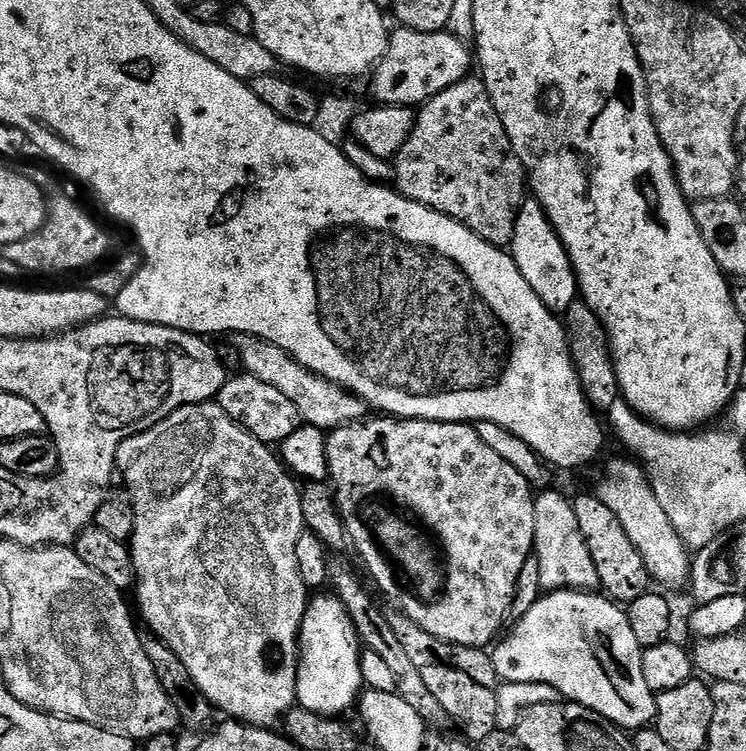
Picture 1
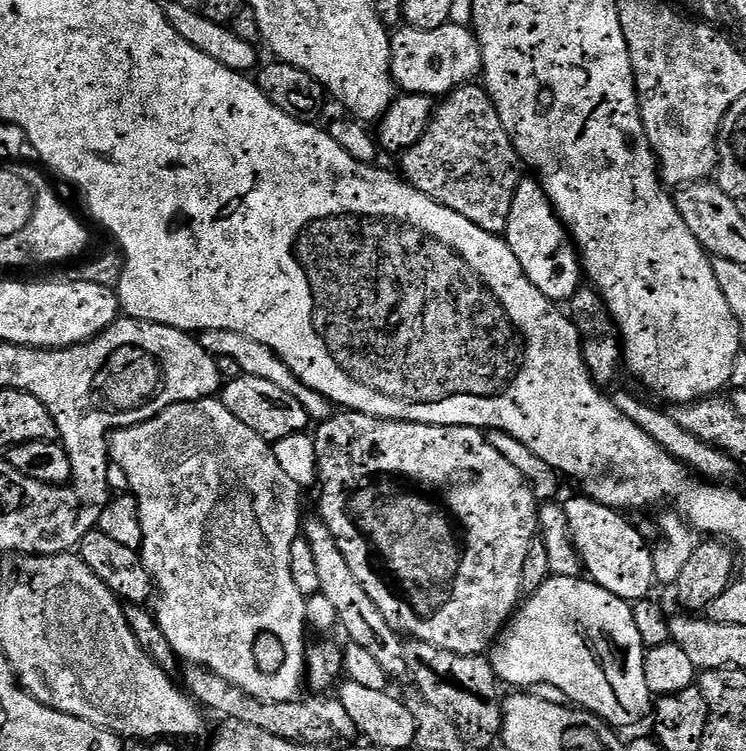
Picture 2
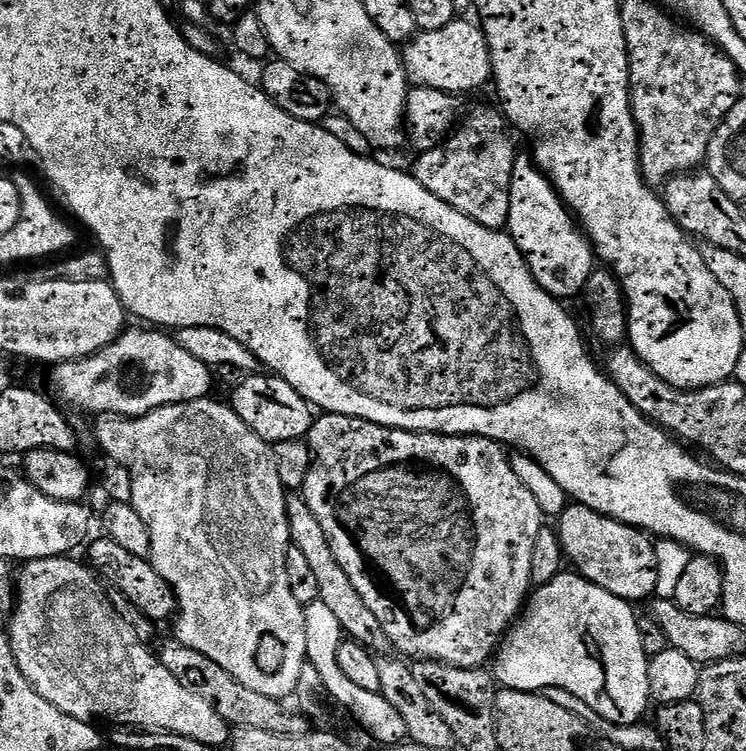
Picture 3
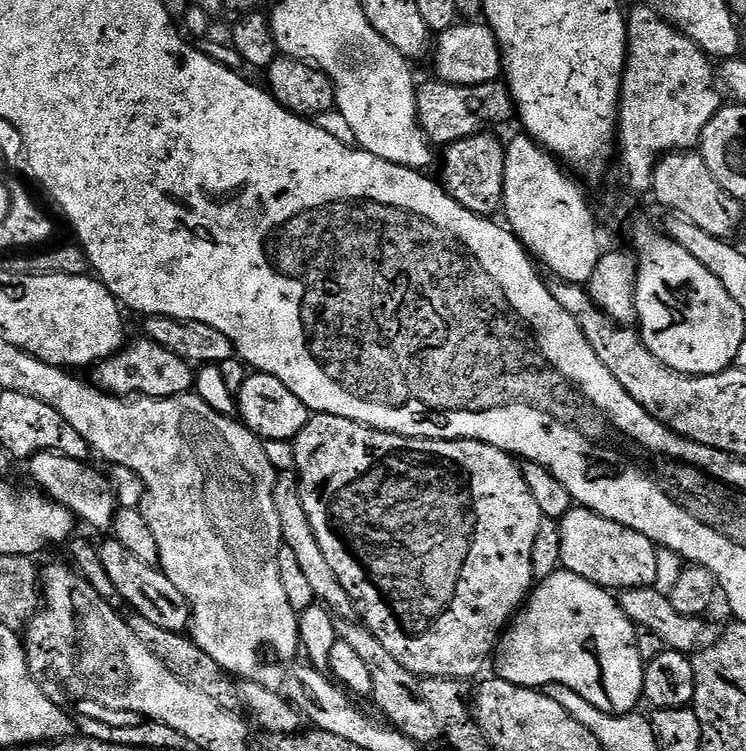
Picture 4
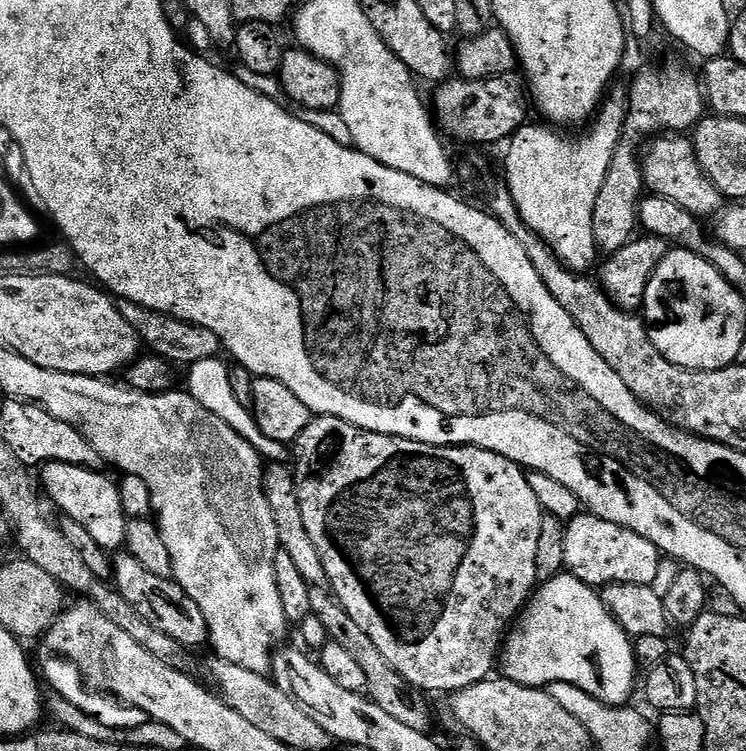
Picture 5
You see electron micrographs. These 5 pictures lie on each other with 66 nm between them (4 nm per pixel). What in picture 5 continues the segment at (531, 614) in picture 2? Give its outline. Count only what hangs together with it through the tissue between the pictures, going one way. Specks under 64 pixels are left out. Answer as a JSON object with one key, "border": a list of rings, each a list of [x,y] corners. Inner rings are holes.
{"border":[[[567,574],[545,580],[533,591],[504,637],[498,664],[501,669],[504,667],[503,679],[525,684],[528,688],[542,689],[547,689],[552,683],[569,683],[580,687],[598,702],[616,708],[627,705],[631,701],[628,699],[632,691],[638,688],[638,665],[633,637],[624,632],[617,620],[608,613],[604,597],[597,589]]]}

